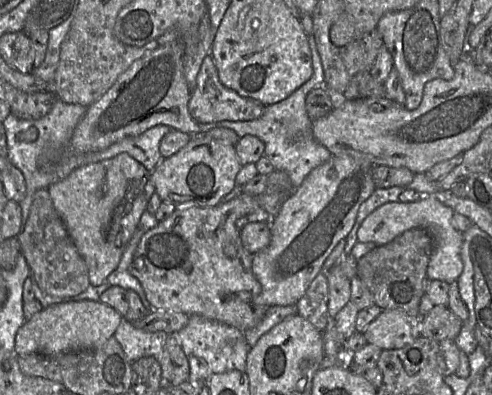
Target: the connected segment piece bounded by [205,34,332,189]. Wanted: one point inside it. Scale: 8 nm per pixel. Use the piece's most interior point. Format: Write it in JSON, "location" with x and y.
{"location":[285,128]}

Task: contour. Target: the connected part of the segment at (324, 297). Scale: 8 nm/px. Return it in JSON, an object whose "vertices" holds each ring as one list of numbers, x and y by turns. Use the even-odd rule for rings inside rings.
{"vertices":[[321,271,296,303,298,314,308,320,320,332,324,332,330,324,328,300,328,278,326,272]]}

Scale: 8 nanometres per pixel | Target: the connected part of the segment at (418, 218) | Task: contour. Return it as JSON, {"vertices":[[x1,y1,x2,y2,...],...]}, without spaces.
{"vertices":[[423,196,415,202,387,202,374,210,362,223,358,230,358,241,374,242,378,246,387,244,412,228,424,228,431,232,435,246,427,267,427,277,431,280,441,280,447,283,457,281,463,272,463,262,460,251,463,243,463,233,452,225,455,211,436,197]]}

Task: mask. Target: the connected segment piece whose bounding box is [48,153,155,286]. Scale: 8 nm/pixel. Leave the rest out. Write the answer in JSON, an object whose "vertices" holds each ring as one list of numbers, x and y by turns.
{"vertices":[[120,153,113,158,105,159,95,163,91,163,82,167,75,169,68,177,65,179,54,183,48,187,51,199,53,201,54,208,62,219,75,247,77,248,79,254,86,261,89,271,89,281,92,286,99,286,106,282,107,277,117,268,123,252,125,251,130,239,132,238,143,212,147,208,149,199,155,192,154,185,151,180,151,172,149,172,140,162,135,160,127,153]]}

